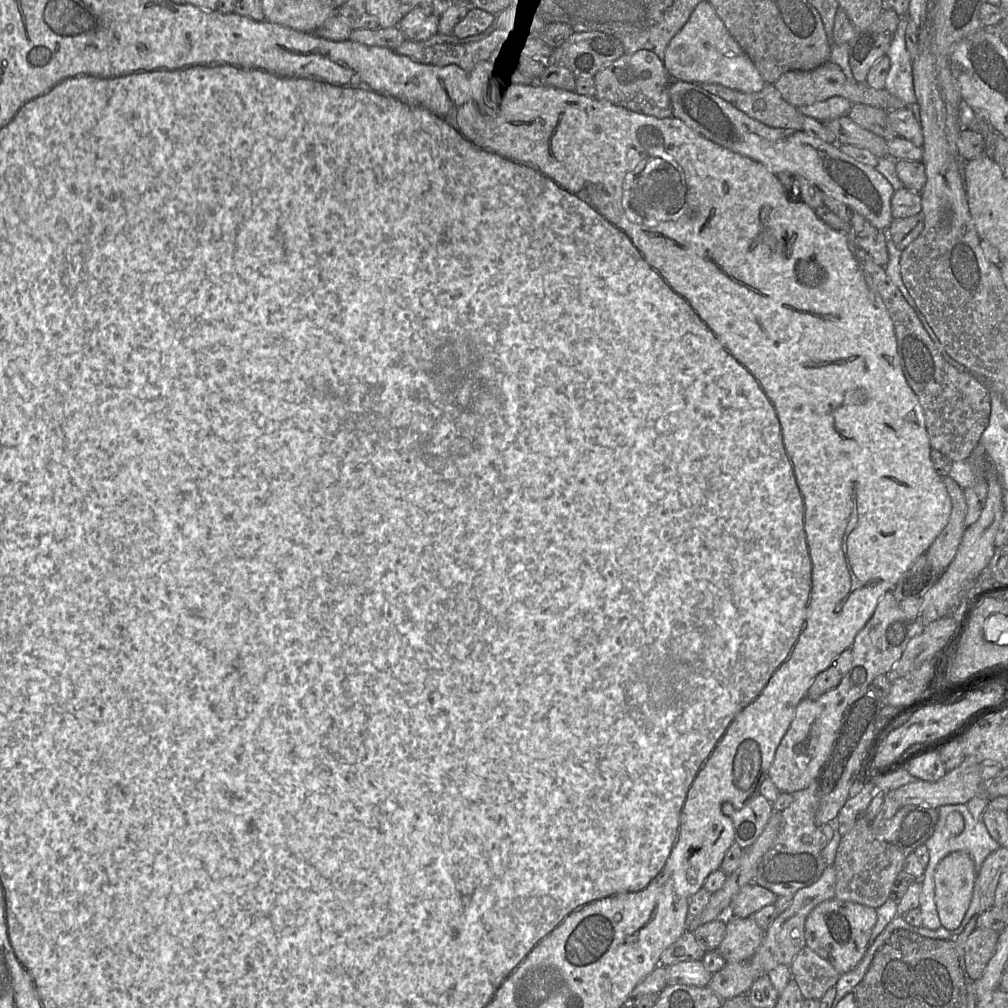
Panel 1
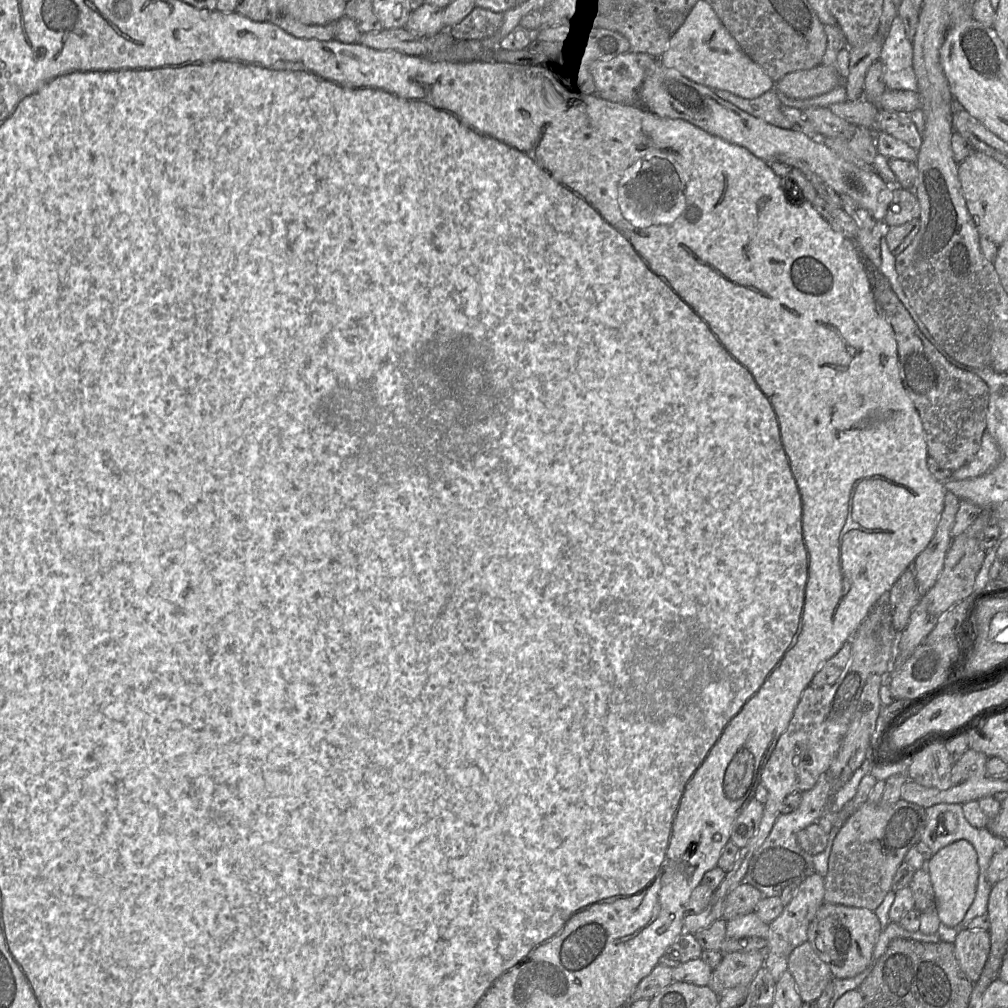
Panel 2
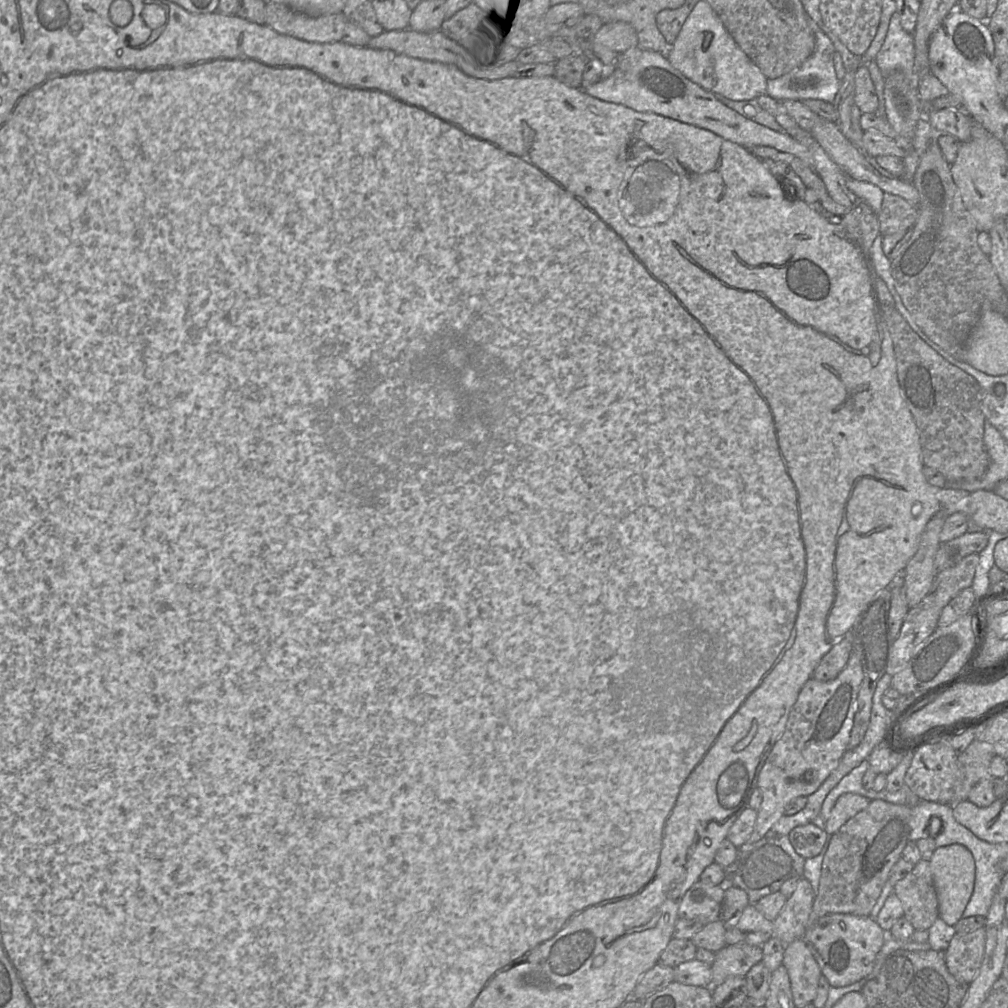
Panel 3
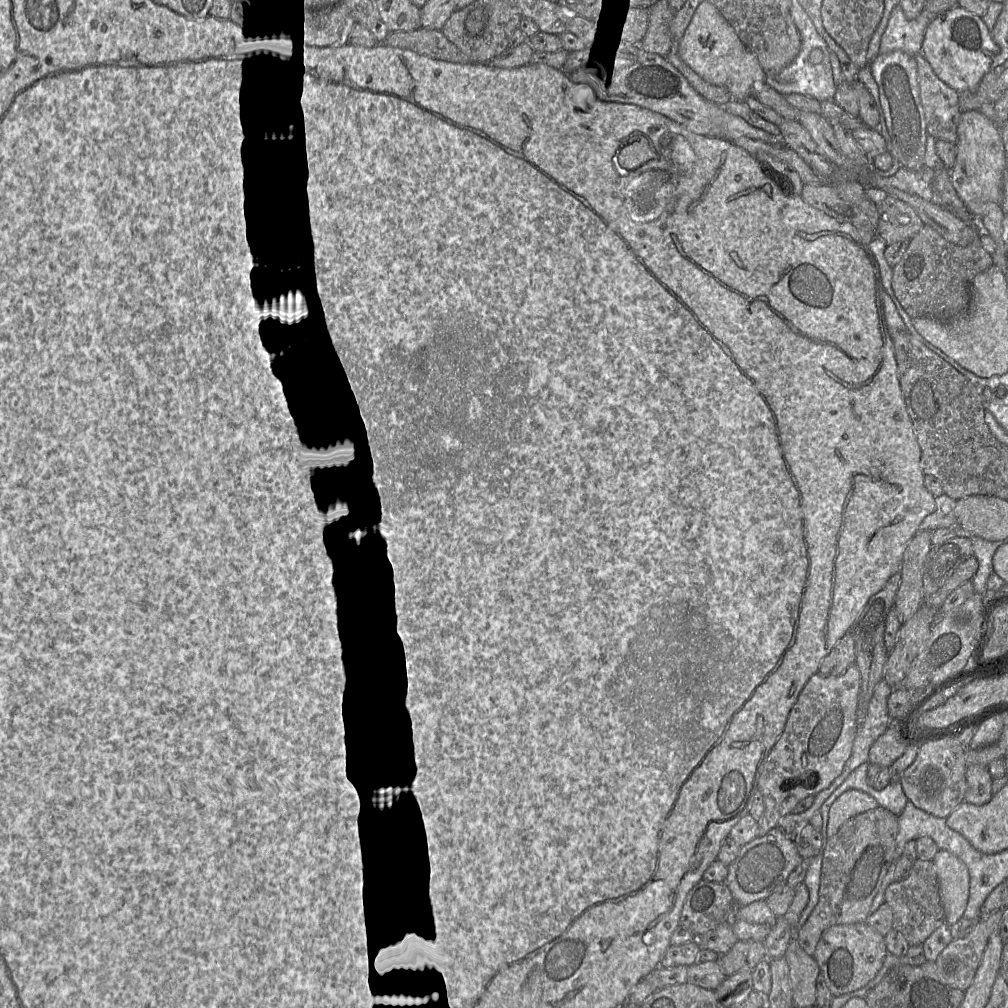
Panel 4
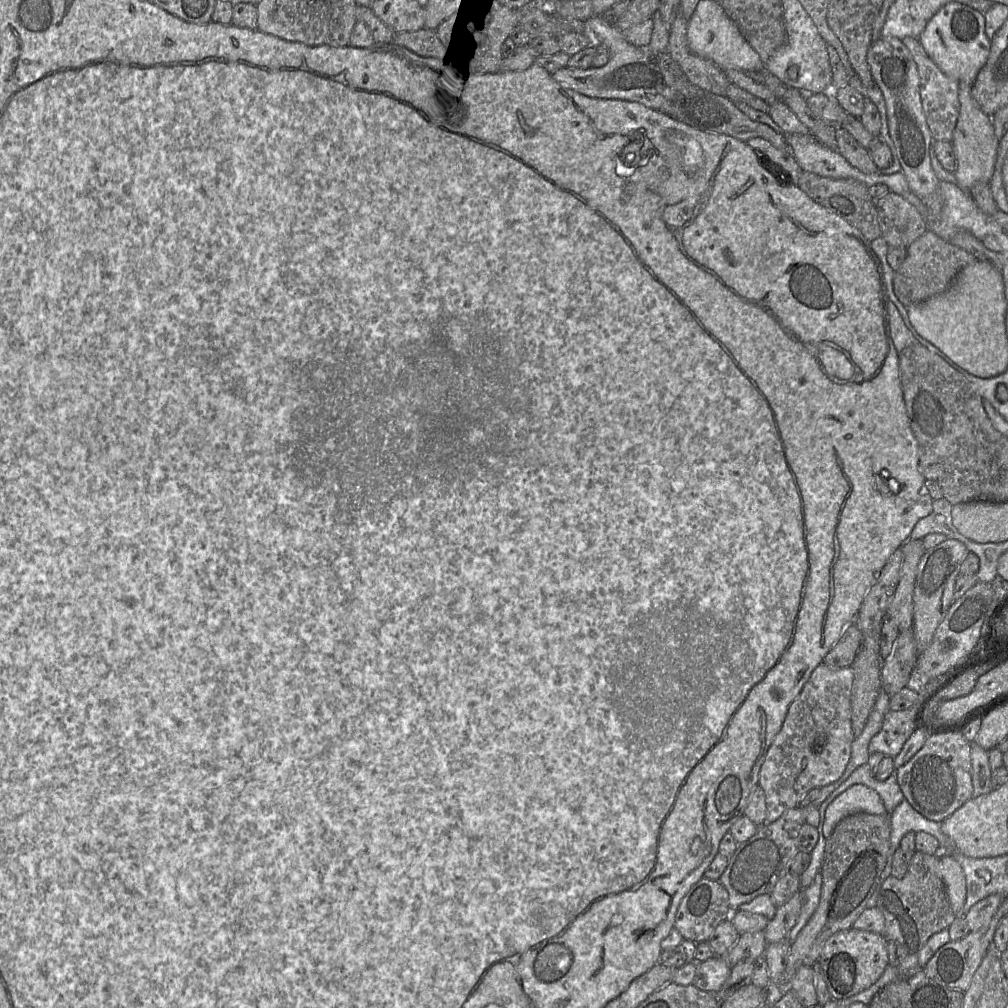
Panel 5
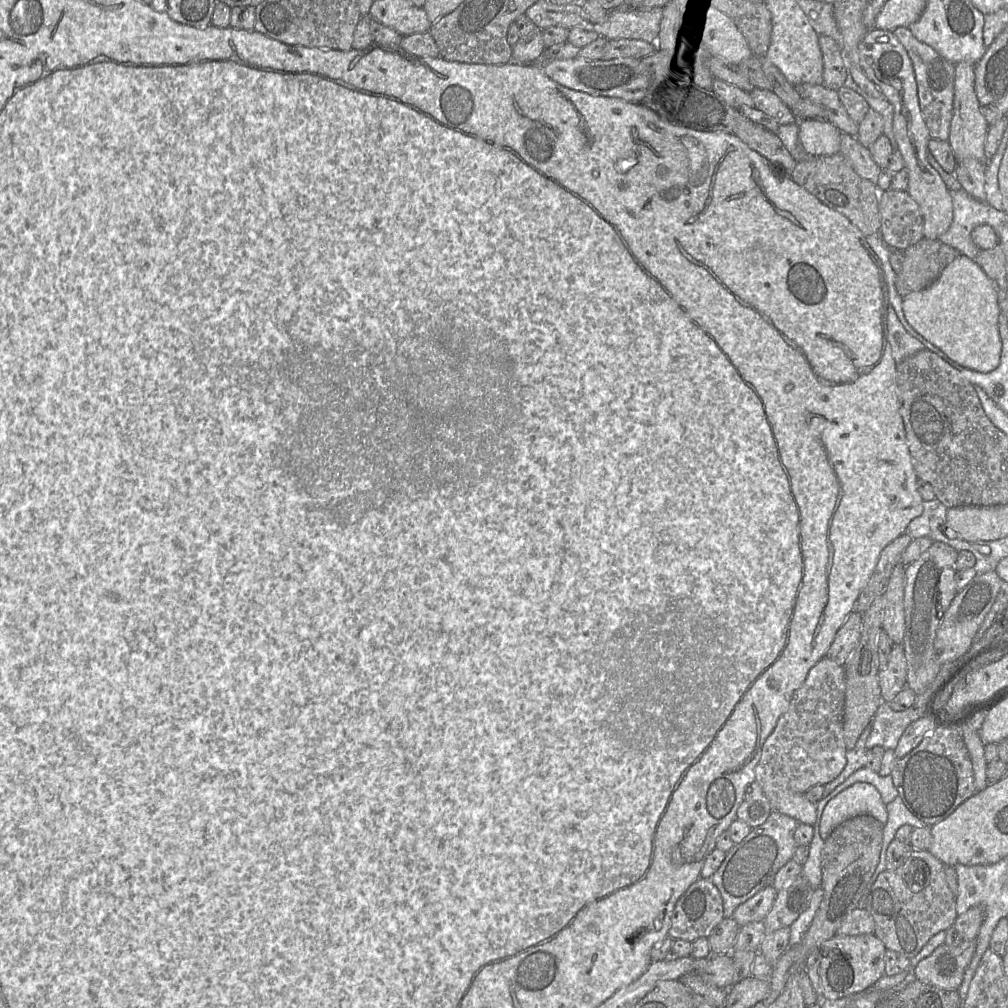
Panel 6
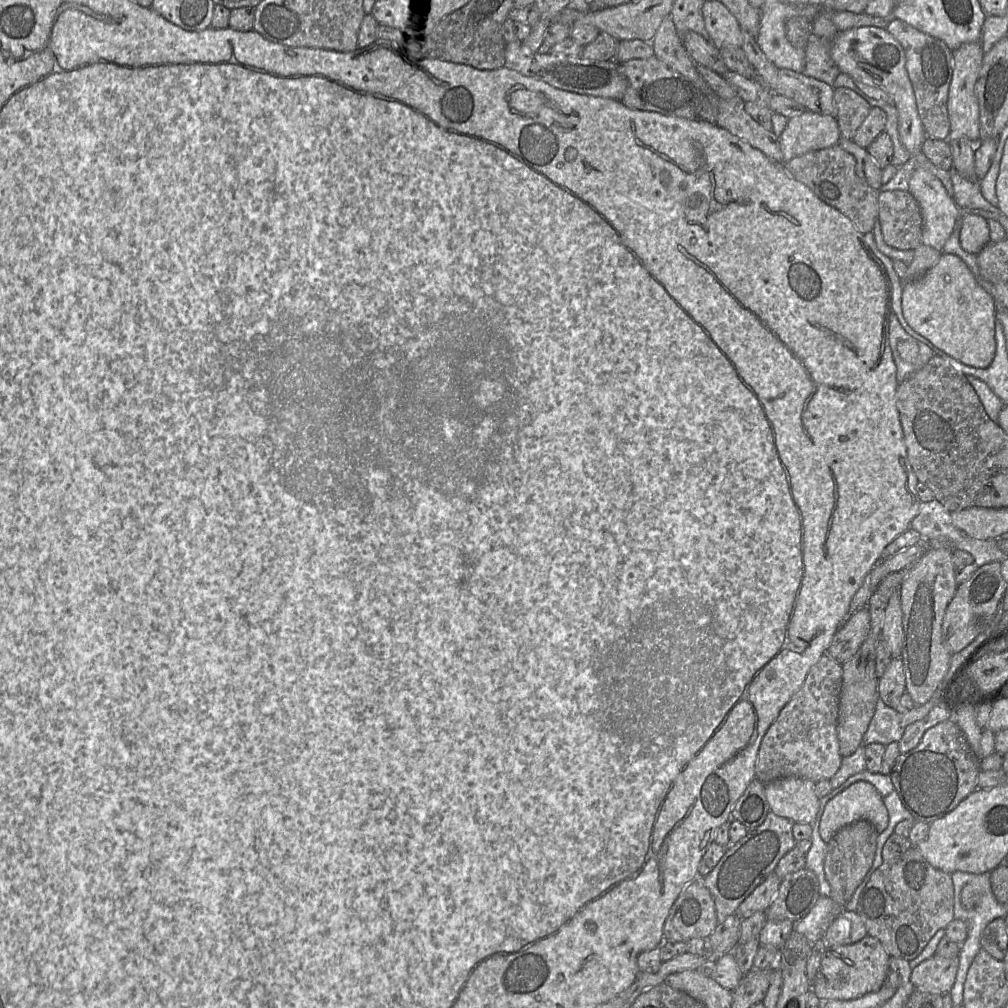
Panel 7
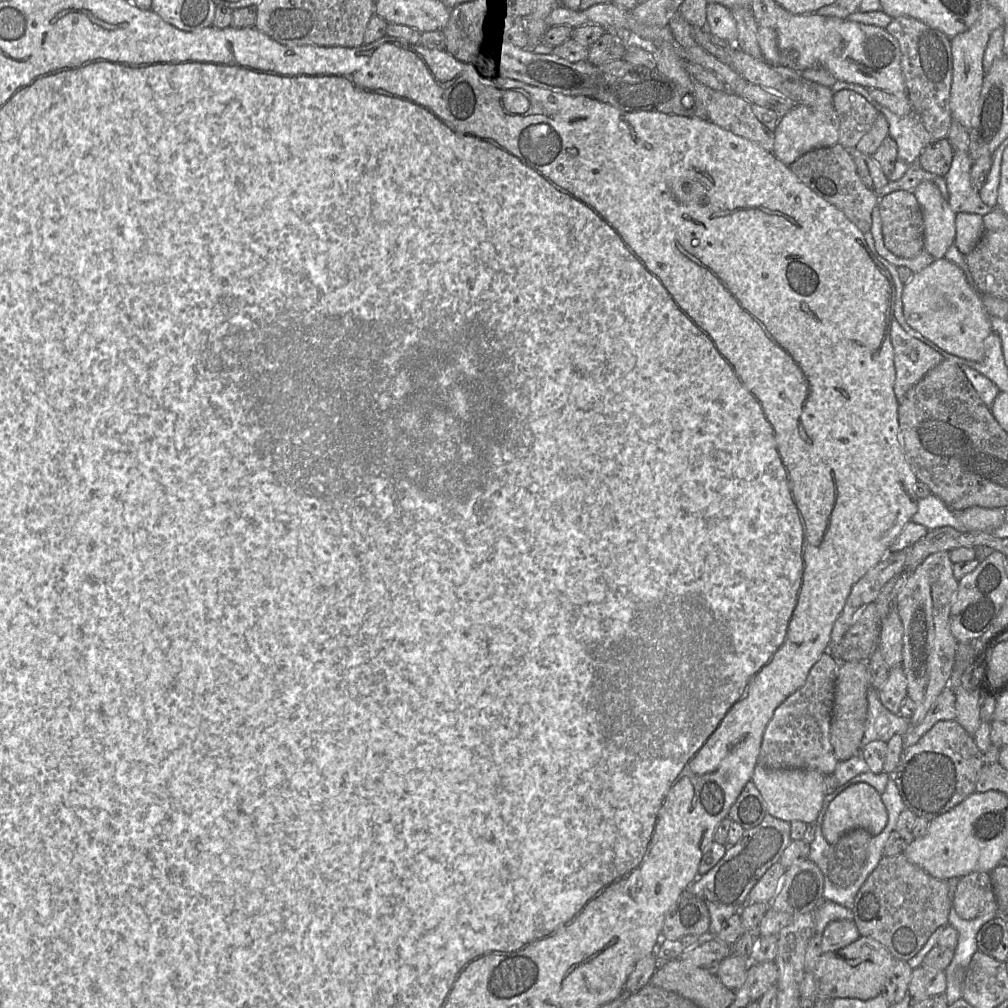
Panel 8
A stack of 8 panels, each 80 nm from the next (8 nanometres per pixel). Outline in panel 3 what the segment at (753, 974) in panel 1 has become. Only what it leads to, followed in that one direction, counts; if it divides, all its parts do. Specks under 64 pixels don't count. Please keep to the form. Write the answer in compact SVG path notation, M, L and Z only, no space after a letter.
M746 943L726 945L716 952L716 959L711 965L711 987L722 984L734 976L746 977L749 970L763 959L761 946L752 946Z

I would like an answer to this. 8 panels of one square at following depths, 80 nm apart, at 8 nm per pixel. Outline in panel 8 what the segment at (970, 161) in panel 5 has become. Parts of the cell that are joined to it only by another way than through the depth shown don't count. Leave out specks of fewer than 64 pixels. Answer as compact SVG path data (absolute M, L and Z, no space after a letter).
M986 1L979 2L979 15L967 31L950 39L953 59L953 77L950 90L950 110L953 120L962 124L968 131L974 124L975 112L983 86L985 72L983 58L990 35L994 30L1003 27L1006 21L996 8Z

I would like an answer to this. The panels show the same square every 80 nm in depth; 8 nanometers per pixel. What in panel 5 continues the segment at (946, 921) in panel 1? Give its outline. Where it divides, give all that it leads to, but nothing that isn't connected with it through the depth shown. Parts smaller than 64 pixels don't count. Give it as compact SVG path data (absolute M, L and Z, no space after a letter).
M947 853L938 855L940 858L941 874L946 894L956 916L963 916L962 909L966 900L966 878L958 861Z

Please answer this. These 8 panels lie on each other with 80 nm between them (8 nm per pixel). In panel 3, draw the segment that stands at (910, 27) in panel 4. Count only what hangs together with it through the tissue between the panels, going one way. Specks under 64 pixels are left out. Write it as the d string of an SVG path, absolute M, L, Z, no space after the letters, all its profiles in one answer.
M897 11L891 17L887 35L875 62L883 77L901 71L911 80L916 80L914 35L903 29Z

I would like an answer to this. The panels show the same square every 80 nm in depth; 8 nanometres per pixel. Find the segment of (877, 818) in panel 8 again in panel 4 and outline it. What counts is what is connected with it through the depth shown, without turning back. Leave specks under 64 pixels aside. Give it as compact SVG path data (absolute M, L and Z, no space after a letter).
M858 789L842 793L830 806L827 836L833 836L849 818L878 807L878 802L869 794Z

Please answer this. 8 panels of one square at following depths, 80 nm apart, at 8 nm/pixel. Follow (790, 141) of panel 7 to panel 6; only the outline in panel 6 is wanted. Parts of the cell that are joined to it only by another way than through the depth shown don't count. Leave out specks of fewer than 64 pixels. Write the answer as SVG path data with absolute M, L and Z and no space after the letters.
M824 119L799 120L798 139L803 150L810 156L839 153L841 132Z

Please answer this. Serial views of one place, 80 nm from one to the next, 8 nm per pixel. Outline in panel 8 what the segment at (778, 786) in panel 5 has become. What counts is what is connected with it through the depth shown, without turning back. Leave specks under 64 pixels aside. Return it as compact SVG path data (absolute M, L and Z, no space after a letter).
M830 652L823 653L804 685L774 710L763 733L757 765L768 769L810 769L825 776L834 773L838 760L830 741L830 724L839 664Z

